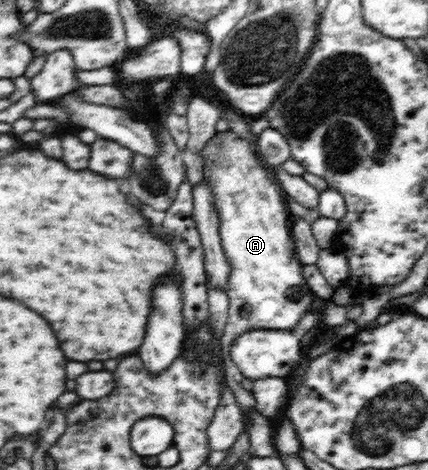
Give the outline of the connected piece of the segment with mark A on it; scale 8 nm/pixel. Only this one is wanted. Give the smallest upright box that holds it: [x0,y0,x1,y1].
[200,129,314,355]

